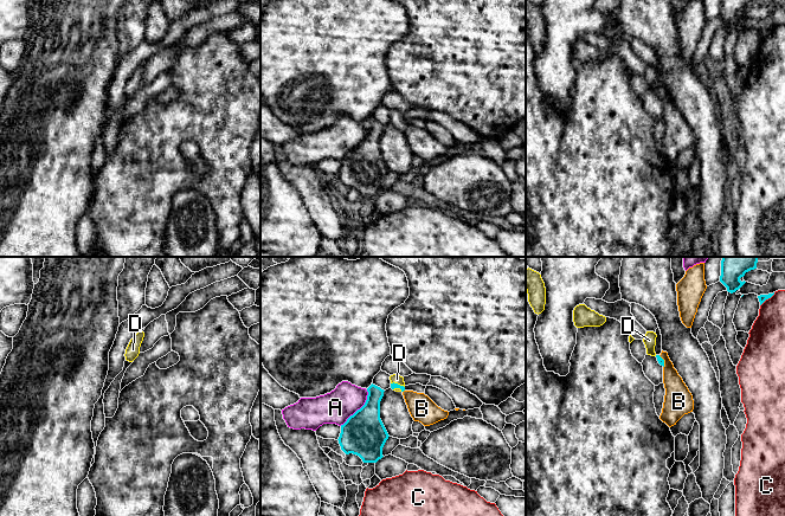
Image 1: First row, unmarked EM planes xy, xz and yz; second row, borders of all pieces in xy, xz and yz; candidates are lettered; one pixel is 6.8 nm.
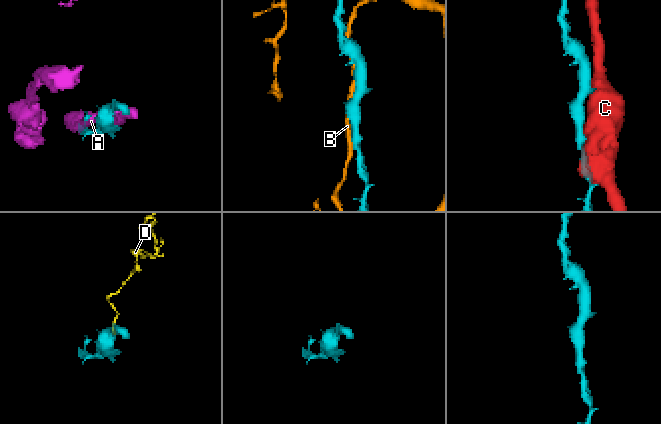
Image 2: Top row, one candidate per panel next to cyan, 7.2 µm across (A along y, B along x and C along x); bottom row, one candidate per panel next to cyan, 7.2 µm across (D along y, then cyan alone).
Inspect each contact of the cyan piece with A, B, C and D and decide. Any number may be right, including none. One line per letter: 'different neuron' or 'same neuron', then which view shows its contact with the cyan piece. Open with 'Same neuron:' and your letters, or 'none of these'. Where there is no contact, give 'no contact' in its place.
Same neuron: D
A: different neuron; meets cyan in xz
B: different neuron; meets cyan in yz
C: different neuron; meets cyan in yz
D: same neuron; meets cyan in xz

